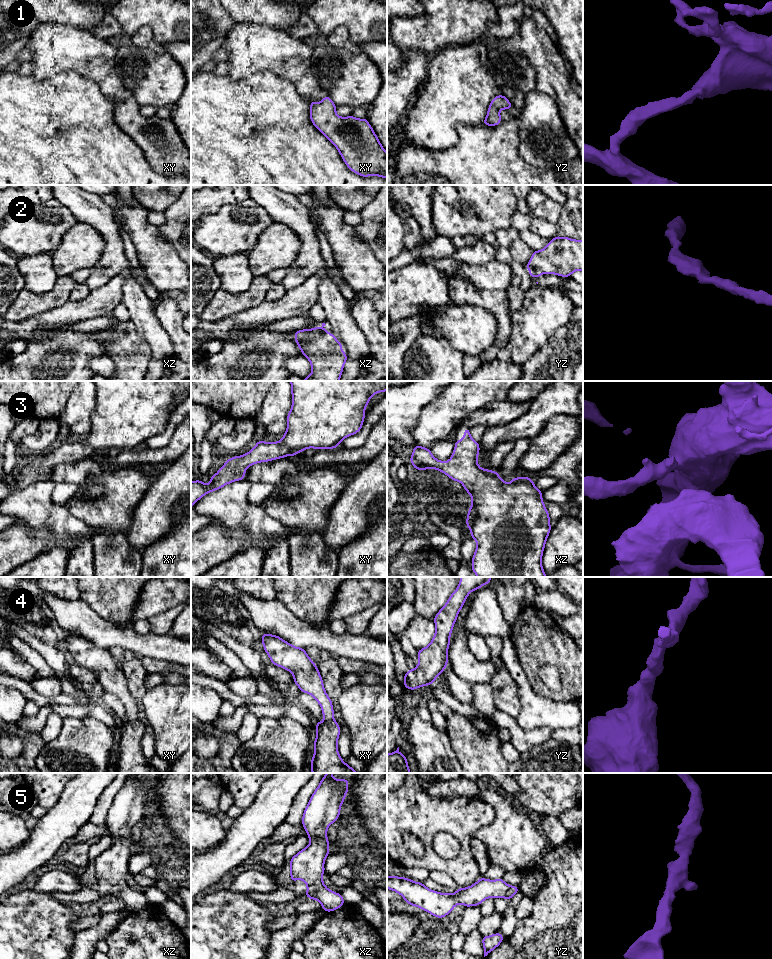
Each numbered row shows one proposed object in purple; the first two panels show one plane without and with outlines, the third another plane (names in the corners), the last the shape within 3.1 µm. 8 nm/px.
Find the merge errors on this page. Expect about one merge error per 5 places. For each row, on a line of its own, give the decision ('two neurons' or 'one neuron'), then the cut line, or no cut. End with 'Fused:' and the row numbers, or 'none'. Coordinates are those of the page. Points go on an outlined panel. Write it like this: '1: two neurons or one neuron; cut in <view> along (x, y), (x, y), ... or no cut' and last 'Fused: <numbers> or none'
1: one neuron; no cut
2: one neuron; no cut
3: one neuron; no cut
4: one neuron; no cut
5: one neuron; no cut
Fused: none

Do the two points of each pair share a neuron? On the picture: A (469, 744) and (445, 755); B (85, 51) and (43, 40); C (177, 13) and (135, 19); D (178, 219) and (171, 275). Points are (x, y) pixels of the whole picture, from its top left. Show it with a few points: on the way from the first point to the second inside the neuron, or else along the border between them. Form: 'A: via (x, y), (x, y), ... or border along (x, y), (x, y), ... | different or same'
A: border along (445, 732), (459, 762) | different
B: via (75, 49), (53, 47) | same
C: via (167, 13), (145, 13) | same
D: border along (158, 230), (158, 233), (174, 248), (180, 258) | different

